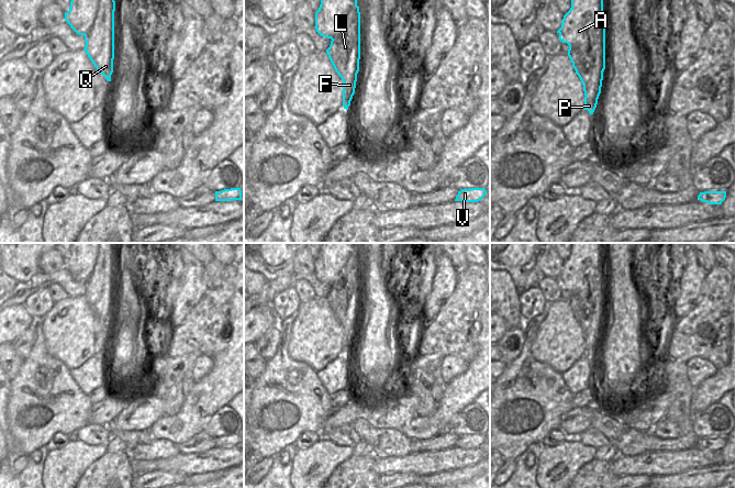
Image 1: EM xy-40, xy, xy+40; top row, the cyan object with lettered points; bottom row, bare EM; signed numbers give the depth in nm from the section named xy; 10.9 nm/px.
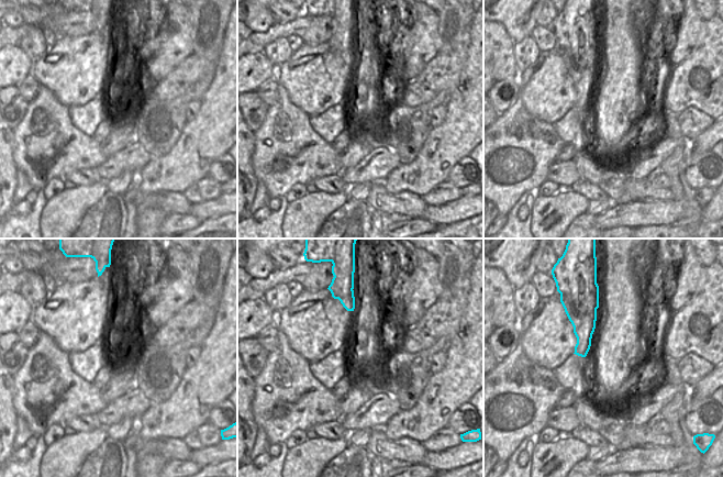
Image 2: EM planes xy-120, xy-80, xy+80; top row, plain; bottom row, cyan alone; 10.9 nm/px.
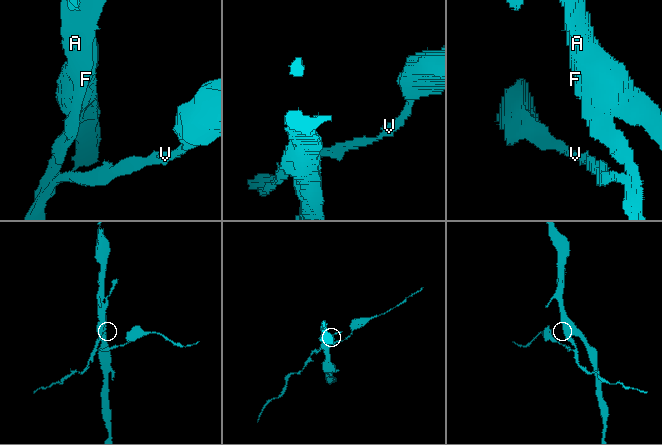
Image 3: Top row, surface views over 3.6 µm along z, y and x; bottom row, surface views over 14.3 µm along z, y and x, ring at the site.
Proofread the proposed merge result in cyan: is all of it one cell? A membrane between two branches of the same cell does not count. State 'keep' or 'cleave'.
cleave

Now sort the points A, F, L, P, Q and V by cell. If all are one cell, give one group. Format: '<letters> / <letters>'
A / F L P Q V

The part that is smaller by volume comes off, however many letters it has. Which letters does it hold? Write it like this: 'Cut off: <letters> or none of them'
Cut off: F, L, P, Q, V

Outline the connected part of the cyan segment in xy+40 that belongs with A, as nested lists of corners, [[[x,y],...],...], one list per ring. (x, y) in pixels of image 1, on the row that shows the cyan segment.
[[[571,0],[571,8],[557,33],[560,42],[569,45],[572,67],[587,67],[591,60],[590,48],[596,43],[605,43],[603,0]]]

